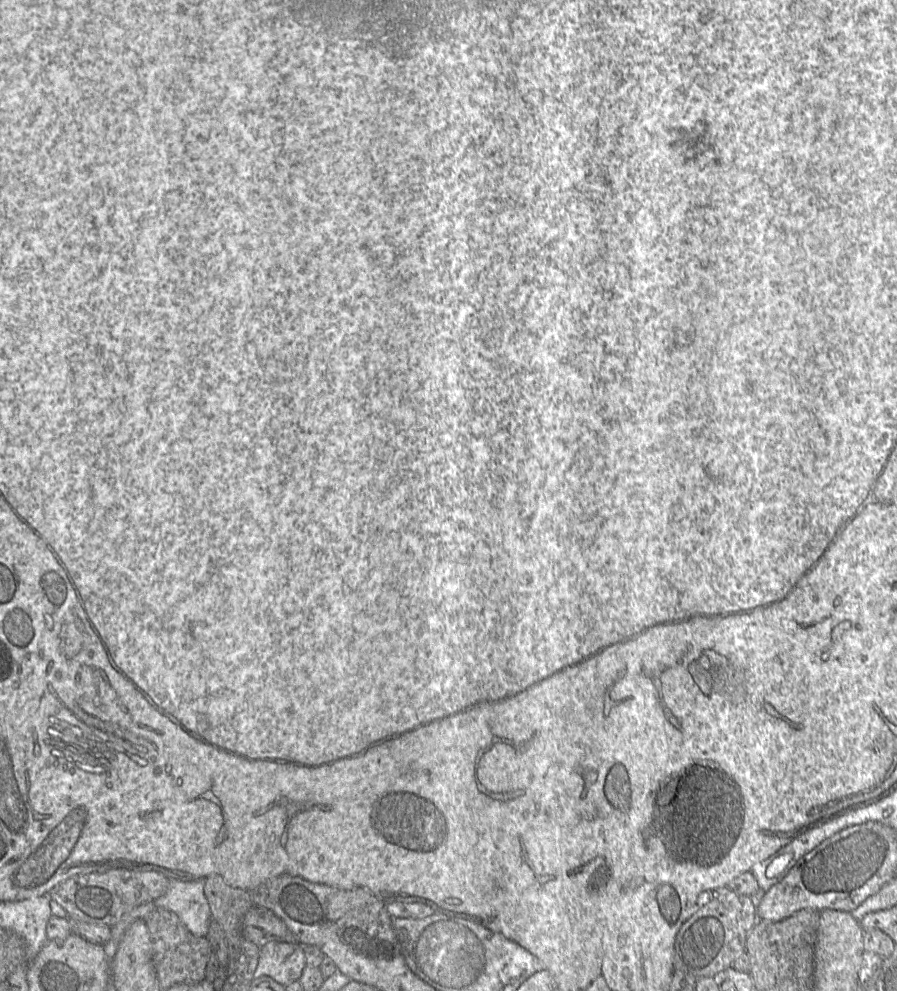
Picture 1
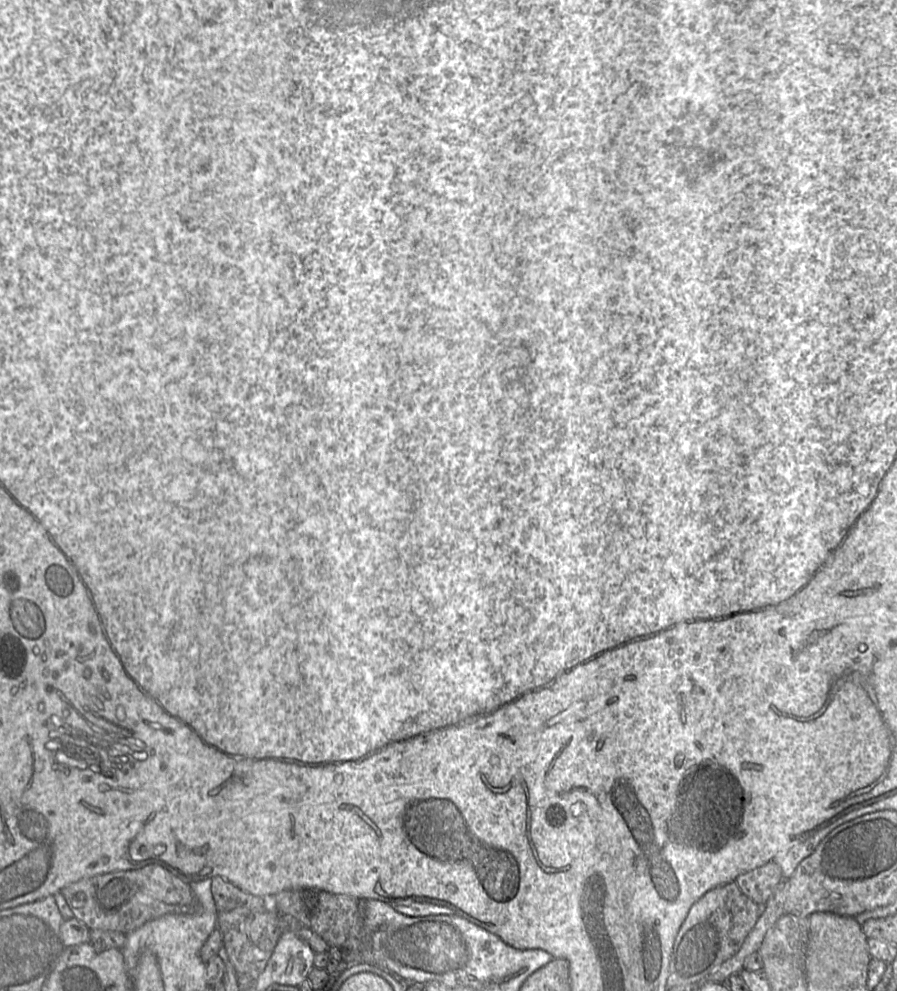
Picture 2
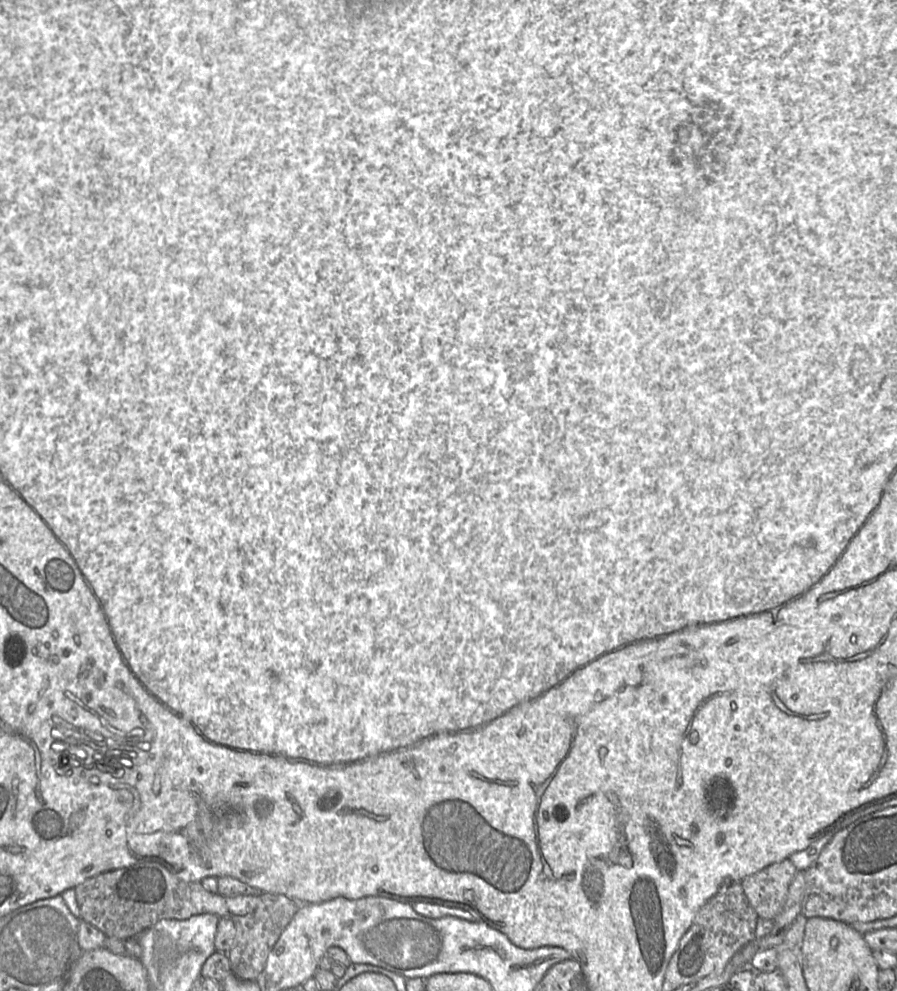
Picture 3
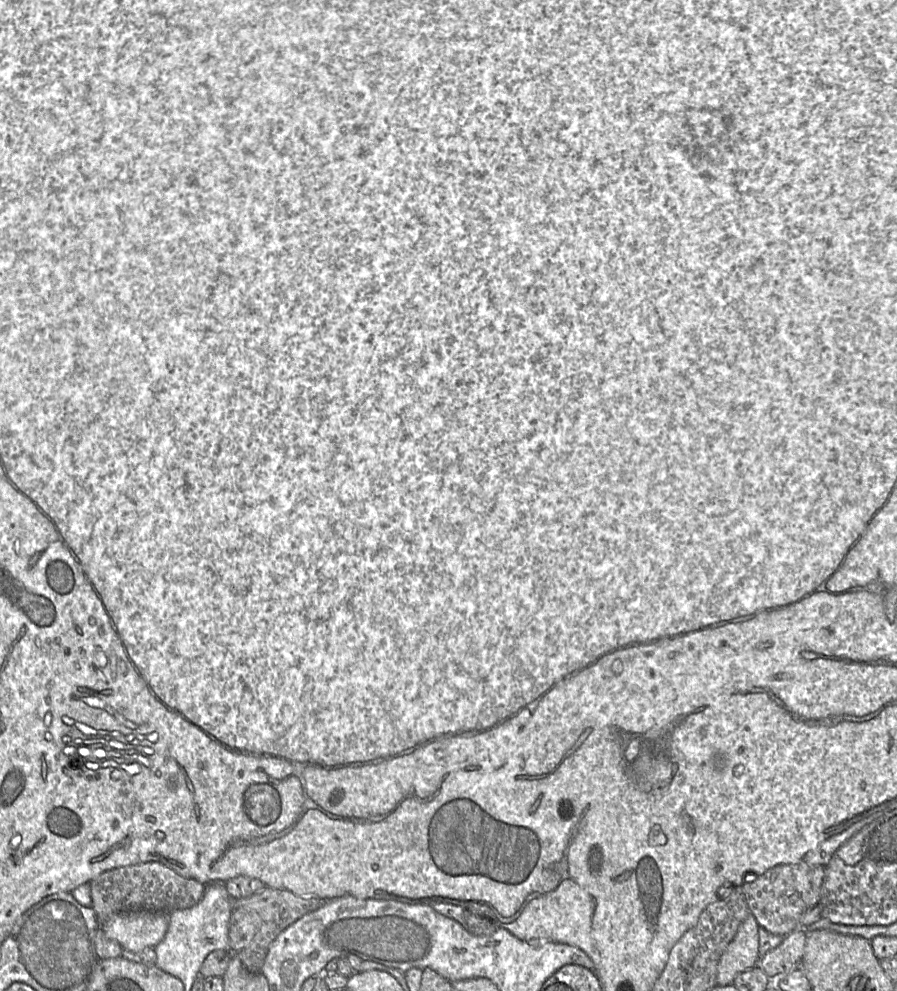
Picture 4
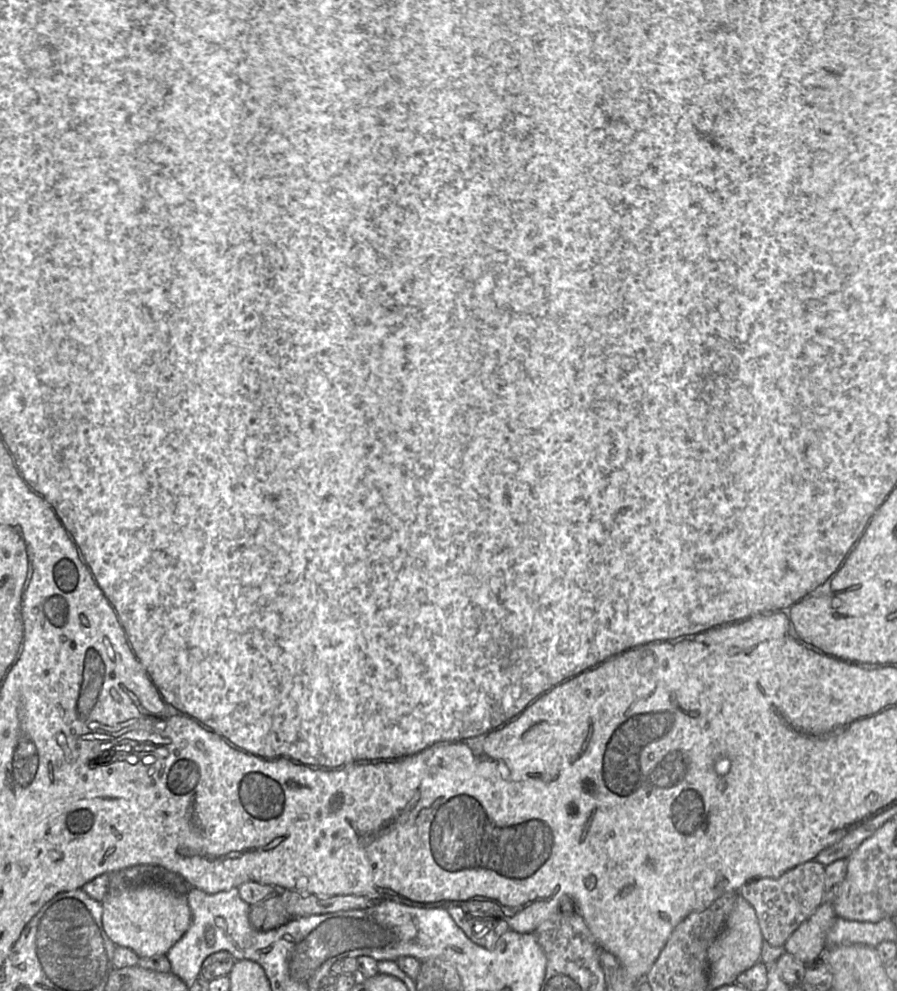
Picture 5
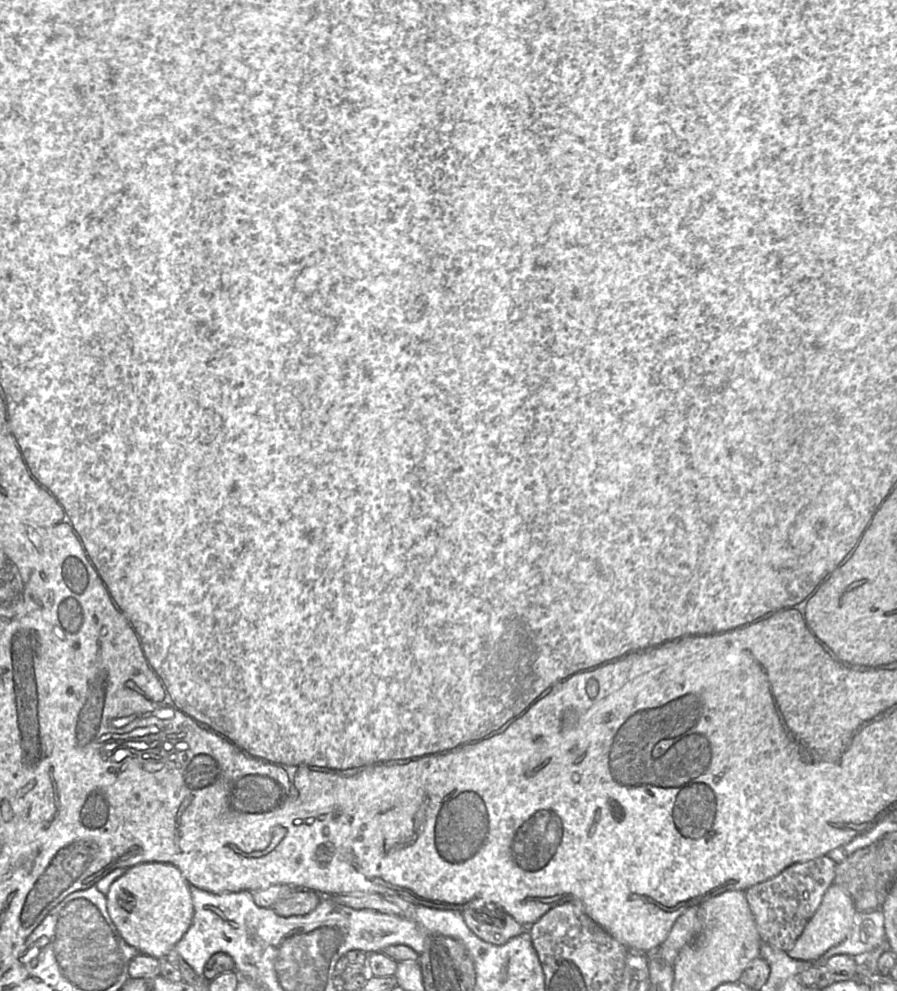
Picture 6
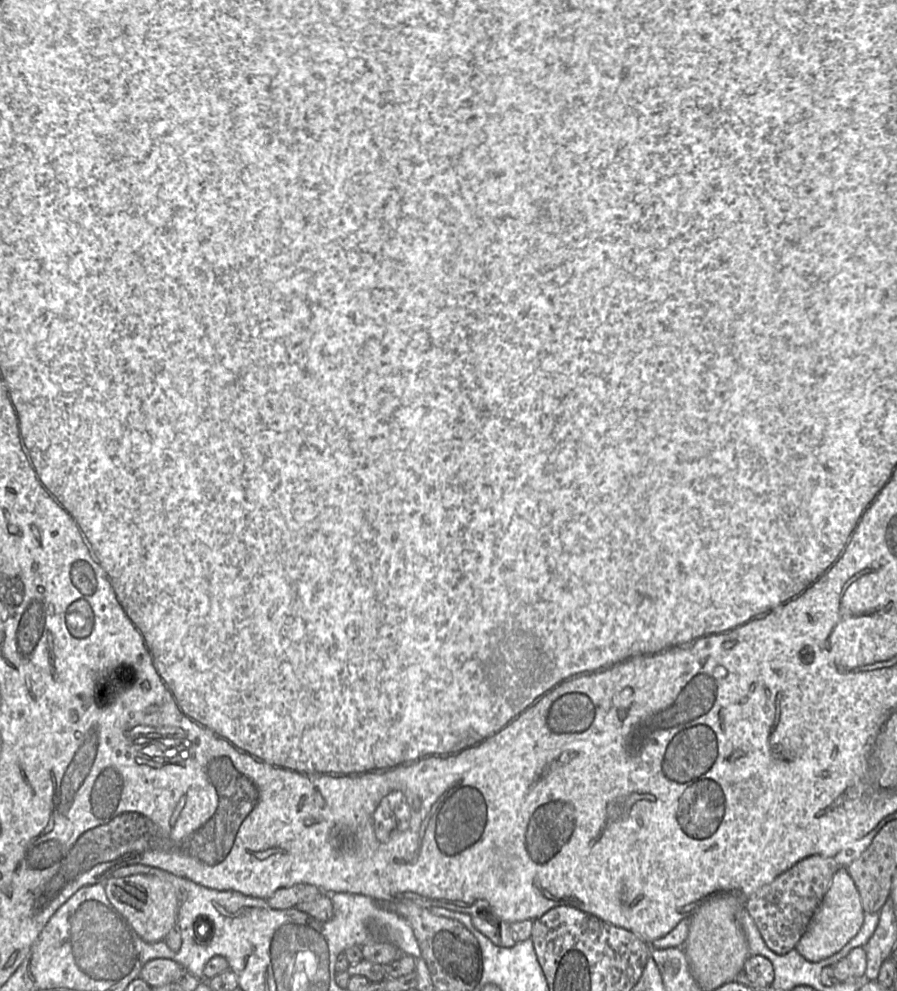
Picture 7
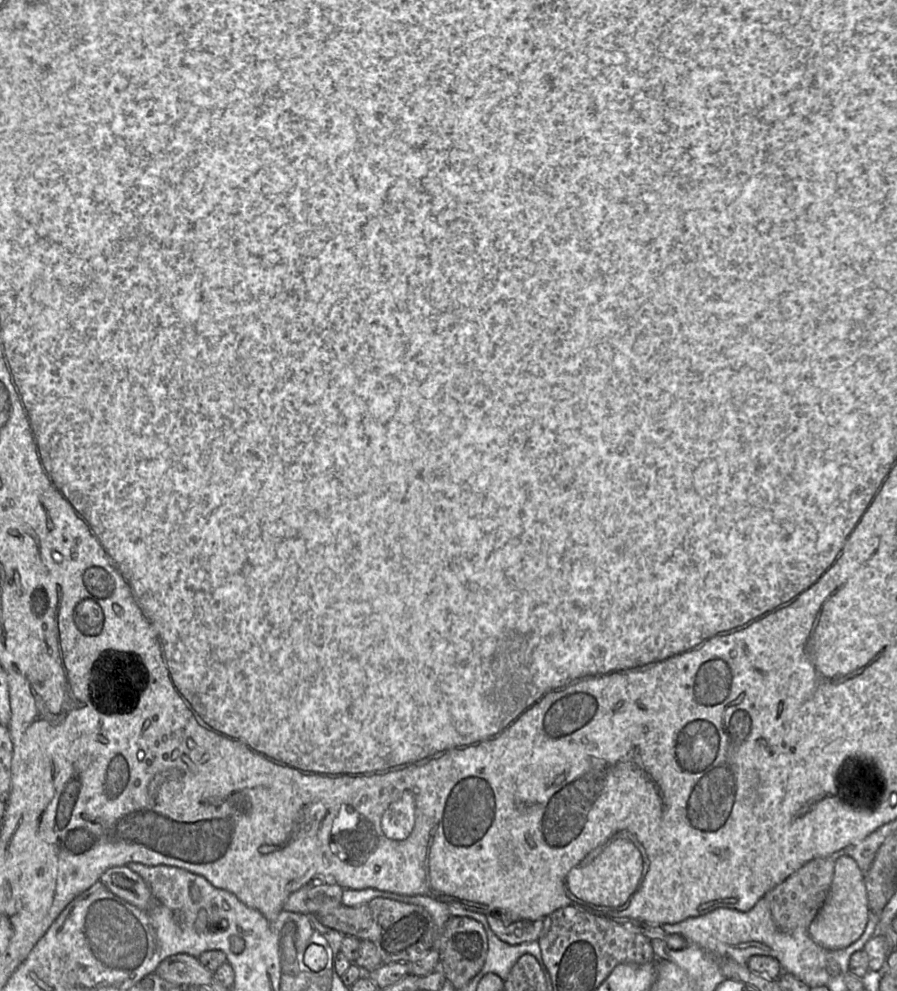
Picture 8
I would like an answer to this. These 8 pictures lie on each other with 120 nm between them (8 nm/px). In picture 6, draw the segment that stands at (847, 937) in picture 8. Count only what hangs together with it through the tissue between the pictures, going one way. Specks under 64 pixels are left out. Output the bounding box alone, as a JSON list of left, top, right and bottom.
[786,884,856,962]

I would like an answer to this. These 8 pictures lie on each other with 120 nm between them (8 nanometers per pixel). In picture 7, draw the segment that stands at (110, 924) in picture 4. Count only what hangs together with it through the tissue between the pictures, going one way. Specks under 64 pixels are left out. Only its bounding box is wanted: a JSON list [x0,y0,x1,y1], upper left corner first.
[105,874,178,942]

